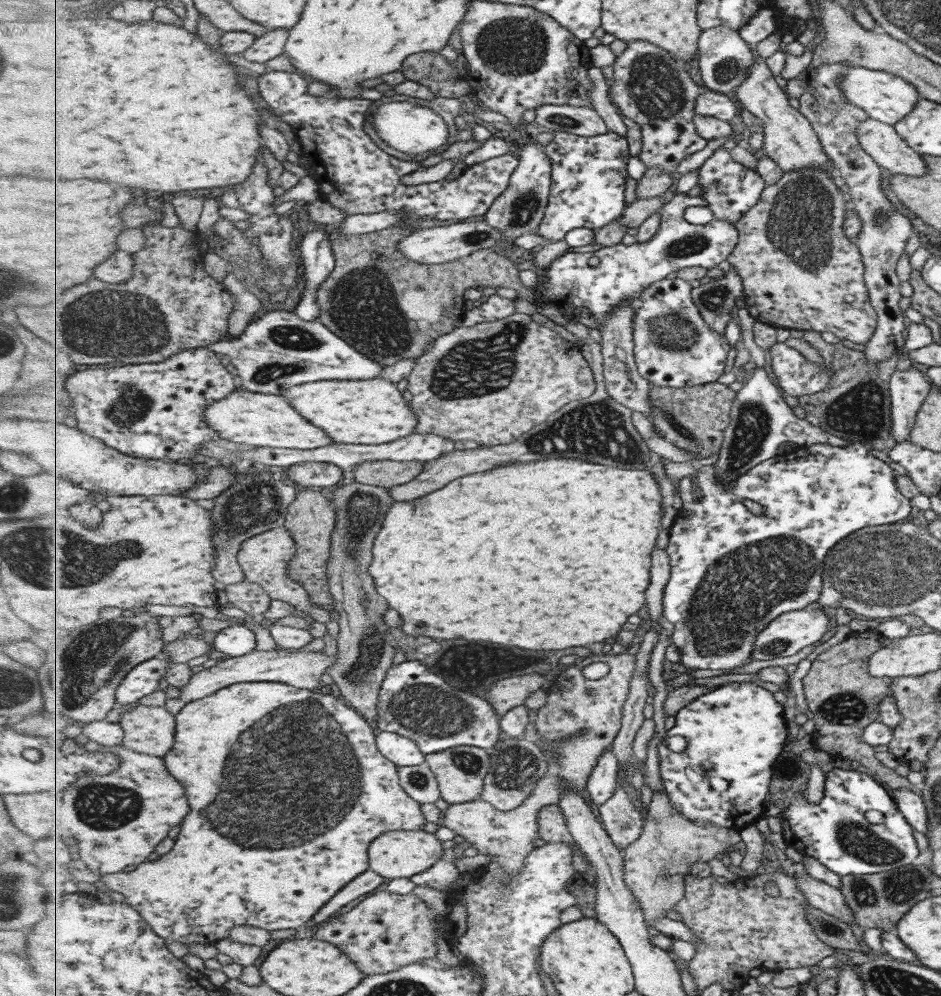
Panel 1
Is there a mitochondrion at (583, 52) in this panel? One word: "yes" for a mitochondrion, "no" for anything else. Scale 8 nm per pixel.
no

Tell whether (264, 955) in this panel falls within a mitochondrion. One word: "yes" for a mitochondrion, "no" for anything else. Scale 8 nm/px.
no

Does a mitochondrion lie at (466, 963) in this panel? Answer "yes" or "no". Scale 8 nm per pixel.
no

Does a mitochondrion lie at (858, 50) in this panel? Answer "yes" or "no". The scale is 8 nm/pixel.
yes

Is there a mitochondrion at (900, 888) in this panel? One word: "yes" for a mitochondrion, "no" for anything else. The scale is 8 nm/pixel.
yes

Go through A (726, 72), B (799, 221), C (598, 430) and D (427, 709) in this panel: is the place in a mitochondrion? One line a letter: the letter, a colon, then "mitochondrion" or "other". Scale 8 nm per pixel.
A: mitochondrion
B: mitochondrion
C: mitochondrion
D: mitochondrion

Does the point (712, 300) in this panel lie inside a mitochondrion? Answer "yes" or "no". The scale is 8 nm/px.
yes

